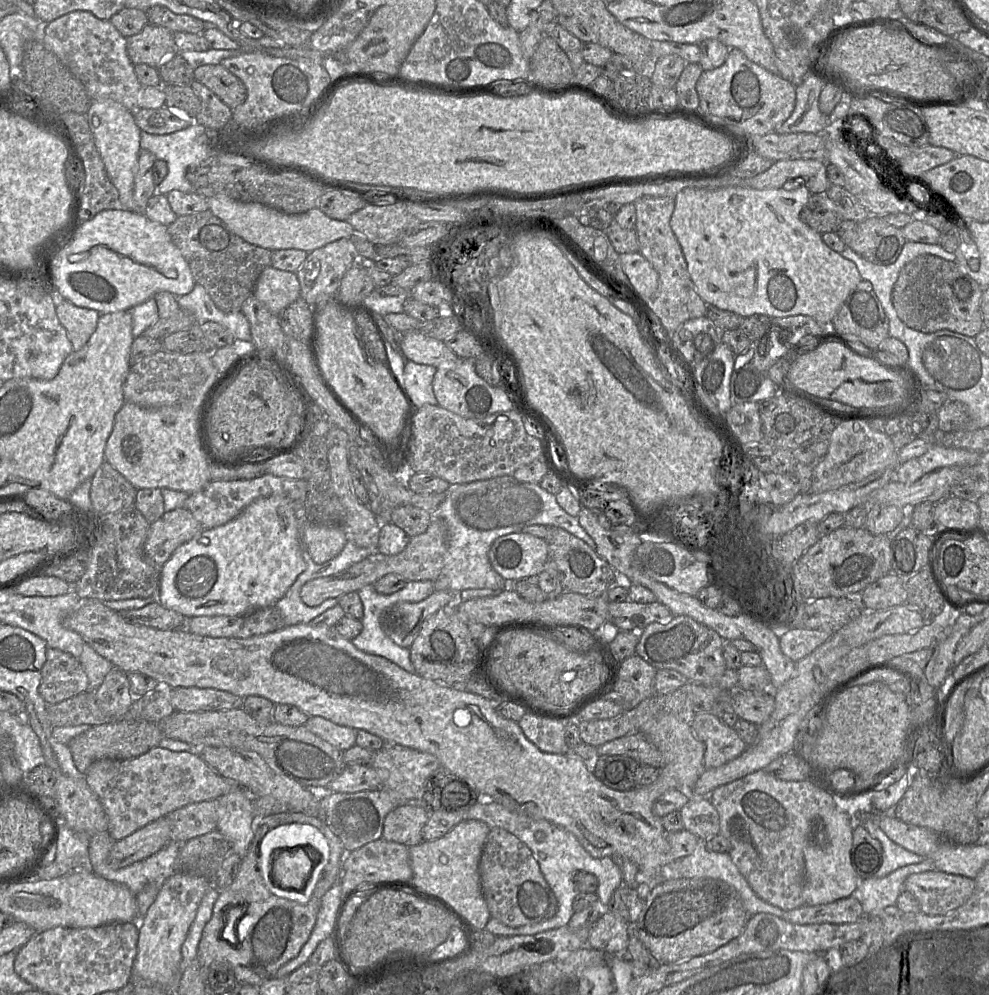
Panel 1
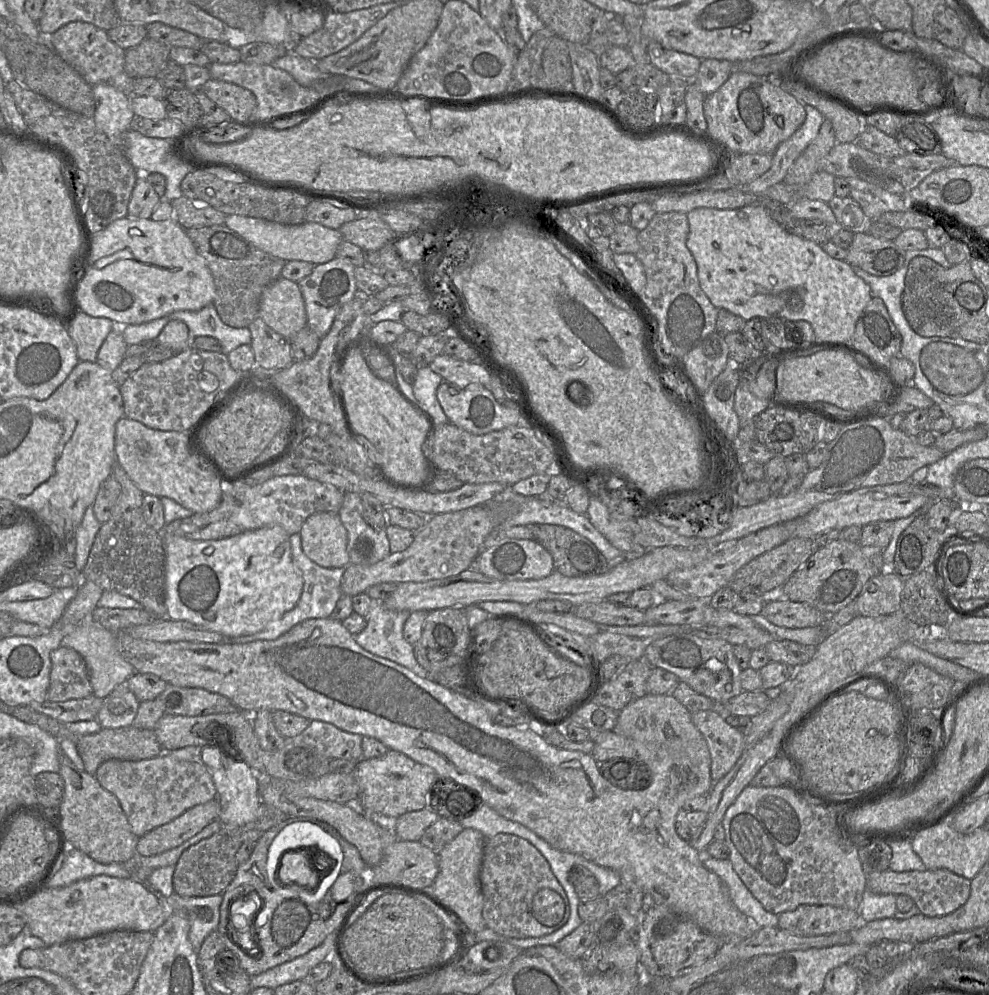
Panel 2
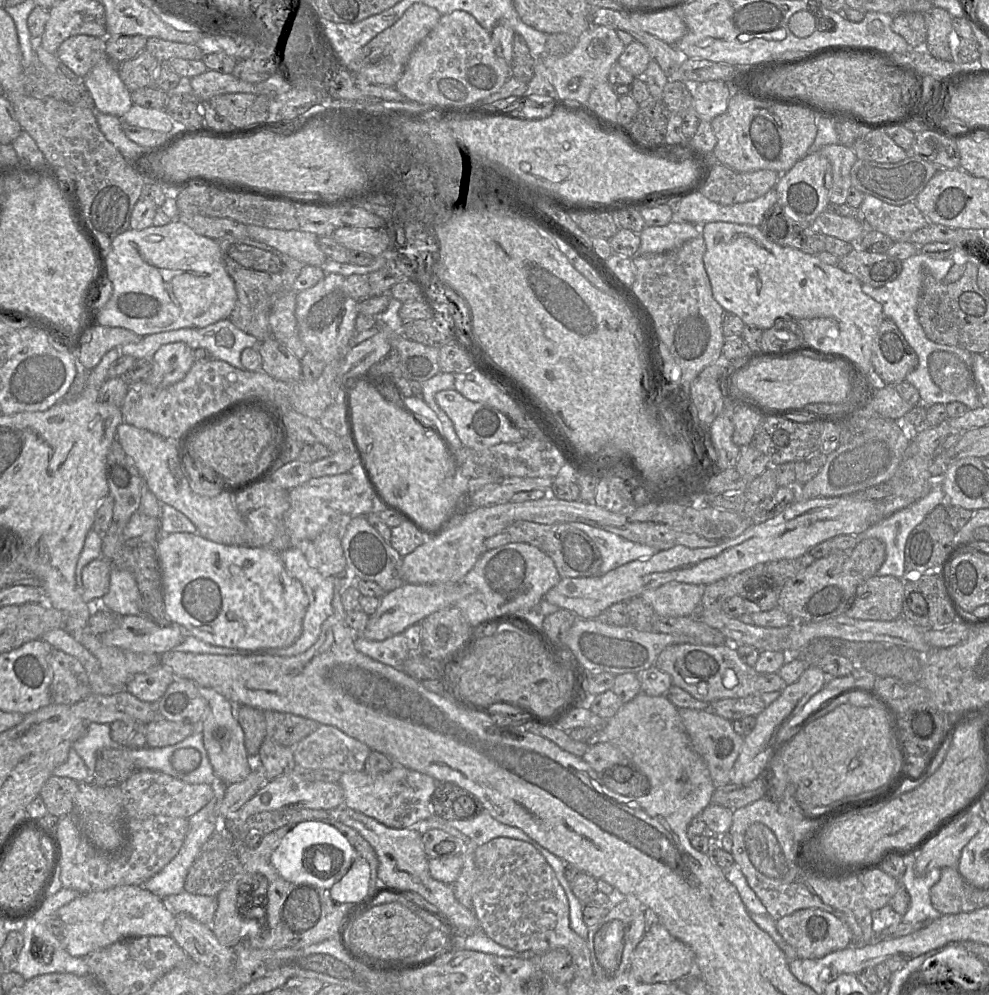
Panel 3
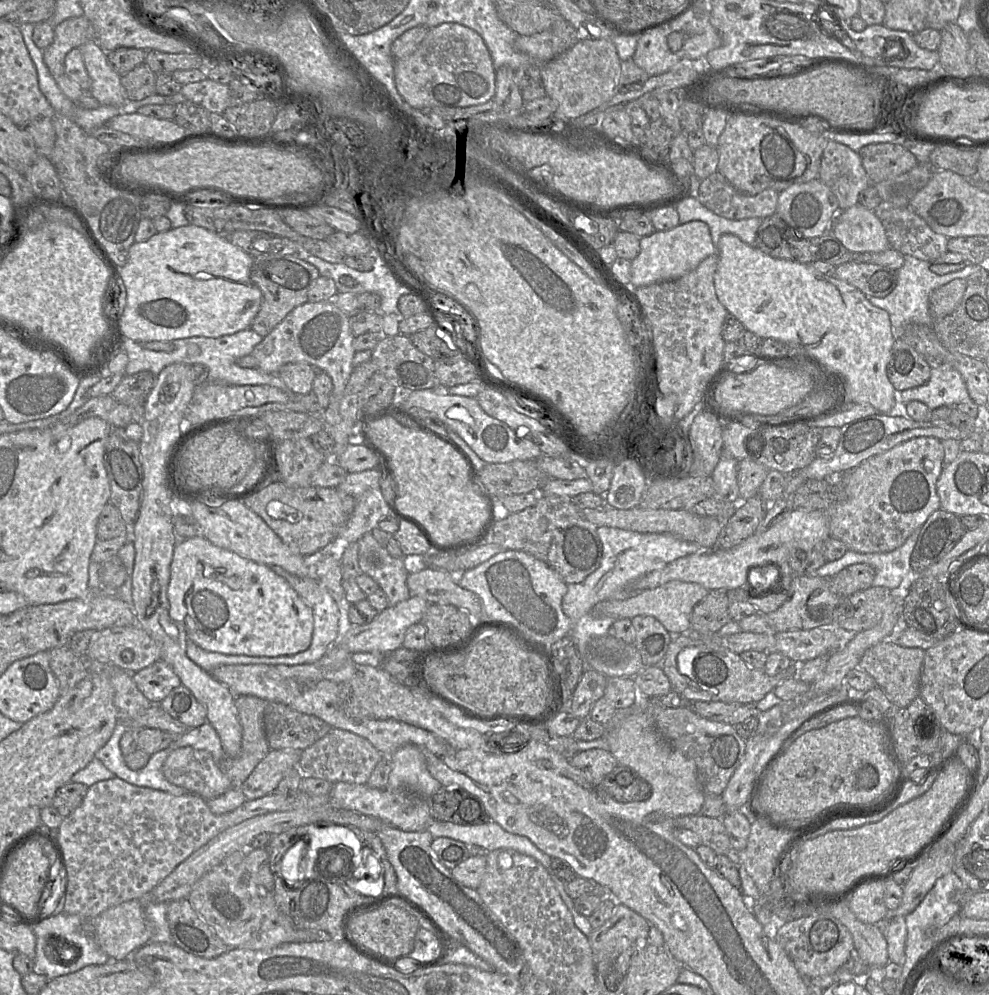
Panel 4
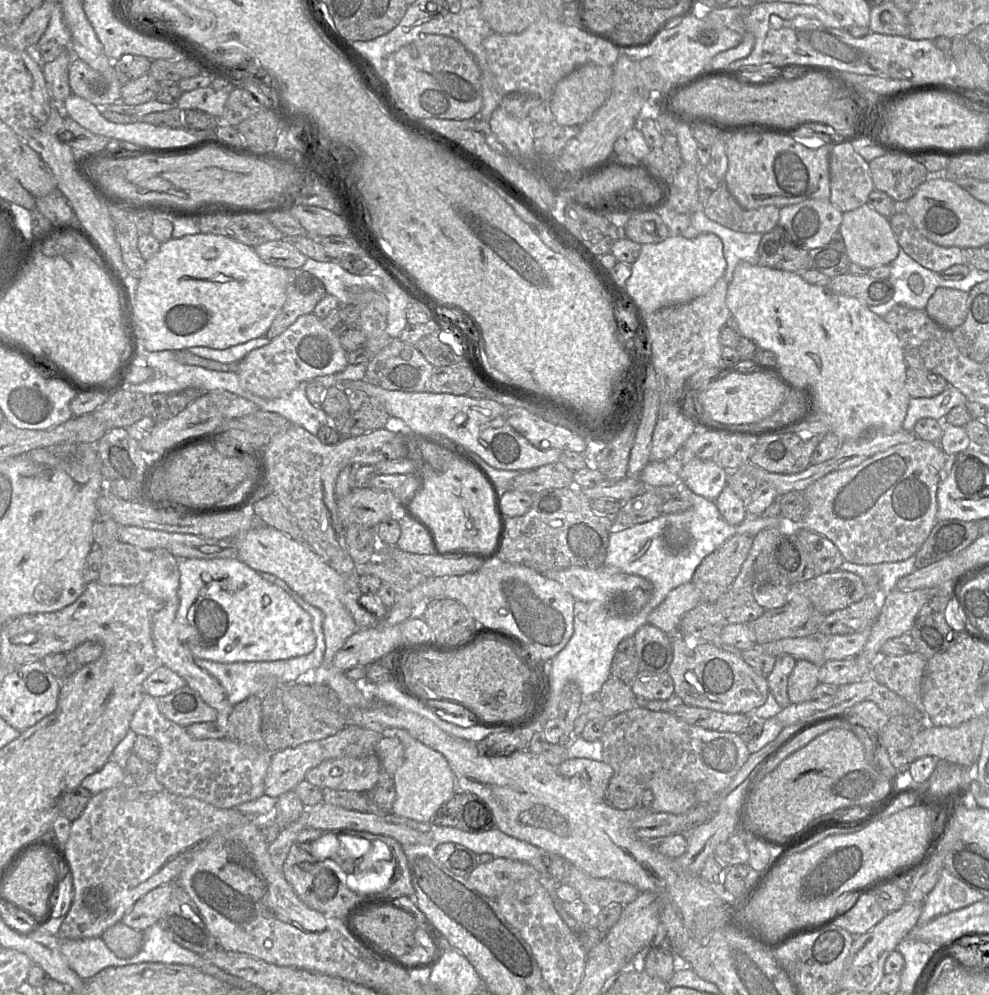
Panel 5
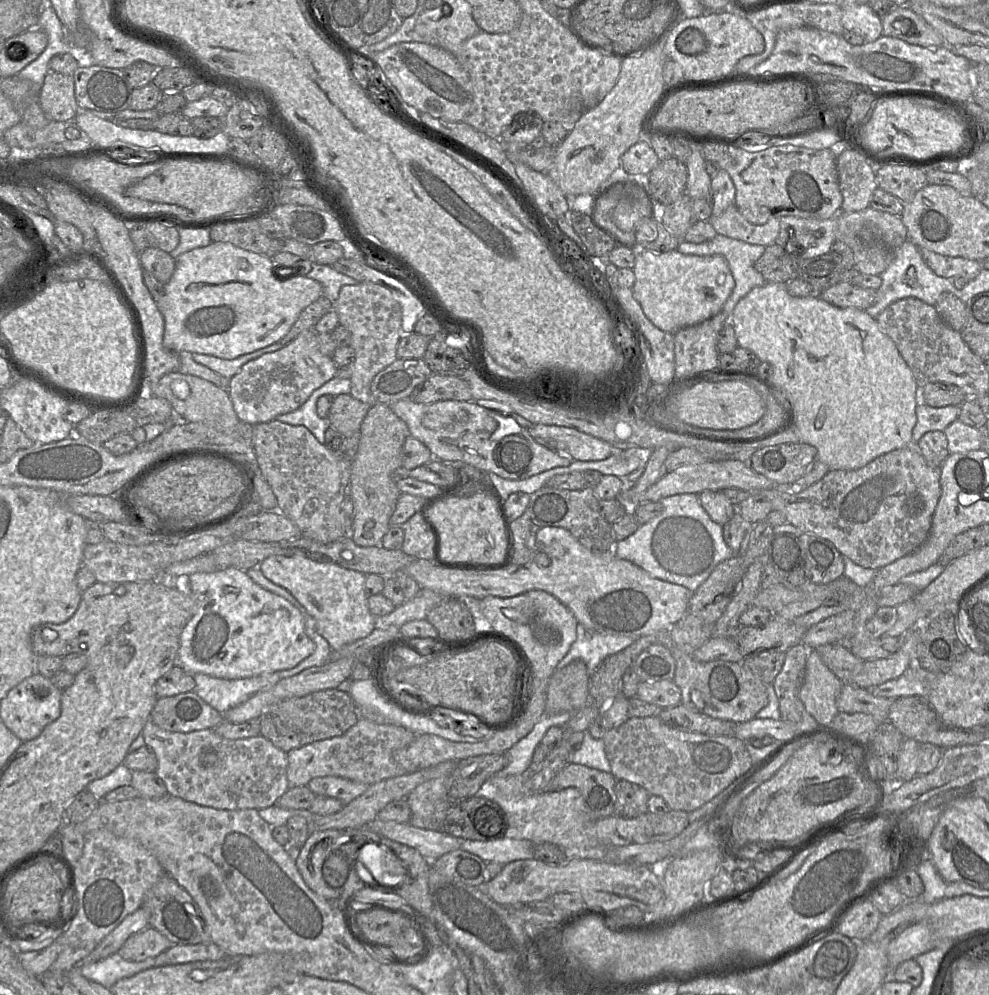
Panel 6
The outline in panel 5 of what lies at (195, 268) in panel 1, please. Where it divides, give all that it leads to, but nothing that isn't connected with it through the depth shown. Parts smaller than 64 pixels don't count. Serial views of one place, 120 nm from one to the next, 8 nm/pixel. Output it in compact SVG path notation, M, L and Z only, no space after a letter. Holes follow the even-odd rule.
M302 267L290 269L286 301L265 333L269 341L282 334L296 319L312 313L316 304L327 294L323 283Z

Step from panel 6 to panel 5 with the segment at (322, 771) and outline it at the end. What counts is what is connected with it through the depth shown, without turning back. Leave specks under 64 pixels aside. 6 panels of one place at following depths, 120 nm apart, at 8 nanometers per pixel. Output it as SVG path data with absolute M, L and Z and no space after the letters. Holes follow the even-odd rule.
M346 725L334 736L322 740L303 743L278 752L271 752L271 761L264 780L264 795L278 798L292 791L305 779L307 772L325 760L333 758L363 758L375 753L377 743L383 737L382 733L356 725Z

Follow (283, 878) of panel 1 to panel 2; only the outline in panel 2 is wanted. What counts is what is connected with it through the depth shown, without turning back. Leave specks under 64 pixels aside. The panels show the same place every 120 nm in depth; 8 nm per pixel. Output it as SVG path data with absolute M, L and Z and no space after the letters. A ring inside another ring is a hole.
M296 847L294 848L293 852L286 852L283 854L278 869L278 877L280 881L284 884L294 884L305 888L312 888L317 881L317 876L315 874L315 867L314 867L315 859L311 858L311 853L310 853L310 857L308 857L305 854L306 851L302 850L303 848L304 847L300 847L300 850L297 851L297 847Z

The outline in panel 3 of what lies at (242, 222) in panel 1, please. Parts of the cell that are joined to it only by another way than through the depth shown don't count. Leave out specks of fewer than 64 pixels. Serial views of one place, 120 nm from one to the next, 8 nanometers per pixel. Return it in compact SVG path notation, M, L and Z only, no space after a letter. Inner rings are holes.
M247 225L248 237L267 244L306 265L321 266L327 256L319 247L319 236L302 230L280 230Z

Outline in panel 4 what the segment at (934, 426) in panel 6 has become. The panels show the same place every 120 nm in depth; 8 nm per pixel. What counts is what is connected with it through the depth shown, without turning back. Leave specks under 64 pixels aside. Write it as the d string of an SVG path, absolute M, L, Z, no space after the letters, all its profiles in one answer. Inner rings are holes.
M948 364L931 368L926 384L900 392L892 411L883 415L903 415L905 405L914 400L924 403L930 410L942 406L952 409L959 403L972 401L963 377Z

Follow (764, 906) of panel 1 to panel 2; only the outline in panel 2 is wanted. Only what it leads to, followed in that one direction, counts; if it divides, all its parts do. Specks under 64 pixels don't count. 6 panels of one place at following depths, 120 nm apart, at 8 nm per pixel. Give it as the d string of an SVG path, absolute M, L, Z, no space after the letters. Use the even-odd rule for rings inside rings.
M703 856L704 866L723 881L734 905L745 914L755 927L777 927L779 915L769 912L758 901L735 872L730 859L718 860Z

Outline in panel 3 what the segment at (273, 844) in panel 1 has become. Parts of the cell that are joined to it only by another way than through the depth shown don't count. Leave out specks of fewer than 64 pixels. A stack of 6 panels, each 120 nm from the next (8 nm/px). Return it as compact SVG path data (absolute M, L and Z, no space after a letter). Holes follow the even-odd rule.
M318 820L304 821L295 825L281 840L279 846L275 849L272 854L271 861L272 865L275 867L277 872L283 877L287 882L291 884L306 884L306 885L316 885L319 884L319 880L327 880L331 877L328 875L321 875L316 873L316 855L320 854L320 849L325 853L330 852L331 855L339 859L340 865L346 861L346 868L350 869L351 865L357 861L359 854L355 848L350 844L346 836L333 824L329 822L322 822Z

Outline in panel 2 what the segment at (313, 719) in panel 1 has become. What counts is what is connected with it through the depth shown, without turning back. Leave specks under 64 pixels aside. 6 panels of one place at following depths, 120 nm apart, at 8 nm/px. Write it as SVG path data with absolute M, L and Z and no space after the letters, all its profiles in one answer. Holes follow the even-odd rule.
M310 721L301 738L329 759L360 761L364 736L343 731L323 721Z

